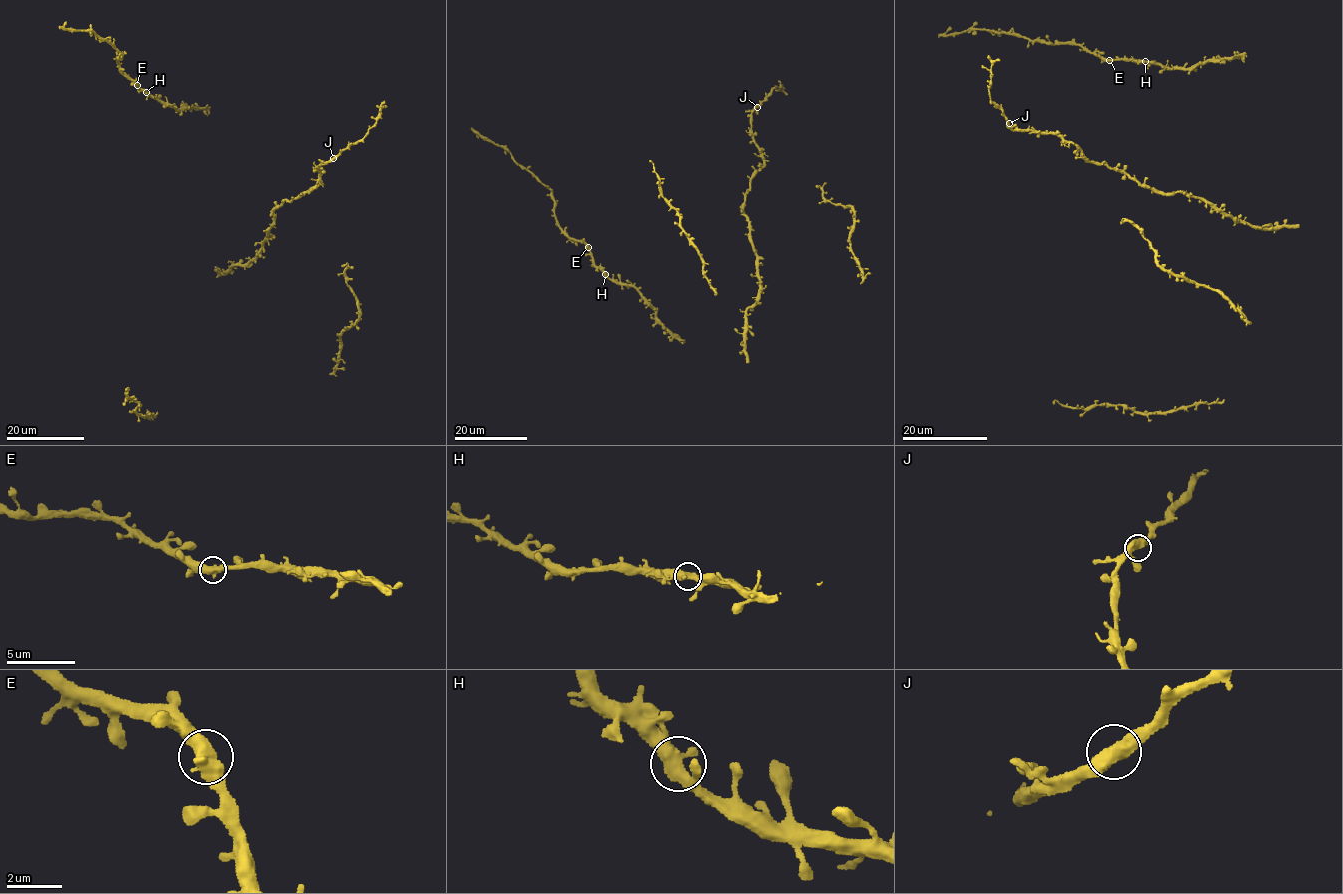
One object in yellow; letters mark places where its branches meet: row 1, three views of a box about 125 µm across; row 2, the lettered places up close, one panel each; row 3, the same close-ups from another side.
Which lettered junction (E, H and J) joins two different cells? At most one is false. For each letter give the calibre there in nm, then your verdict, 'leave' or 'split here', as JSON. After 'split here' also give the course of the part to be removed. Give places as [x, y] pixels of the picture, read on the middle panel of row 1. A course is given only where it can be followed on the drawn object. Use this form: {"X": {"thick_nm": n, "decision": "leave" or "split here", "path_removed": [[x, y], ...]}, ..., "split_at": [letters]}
{"E": {"thick_nm": 550, "decision": "leave"}, "H": {"thick_nm": 500, "decision": "leave"}, "J": {"thick_nm": 500, "decision": "leave"}, "split_at": []}

